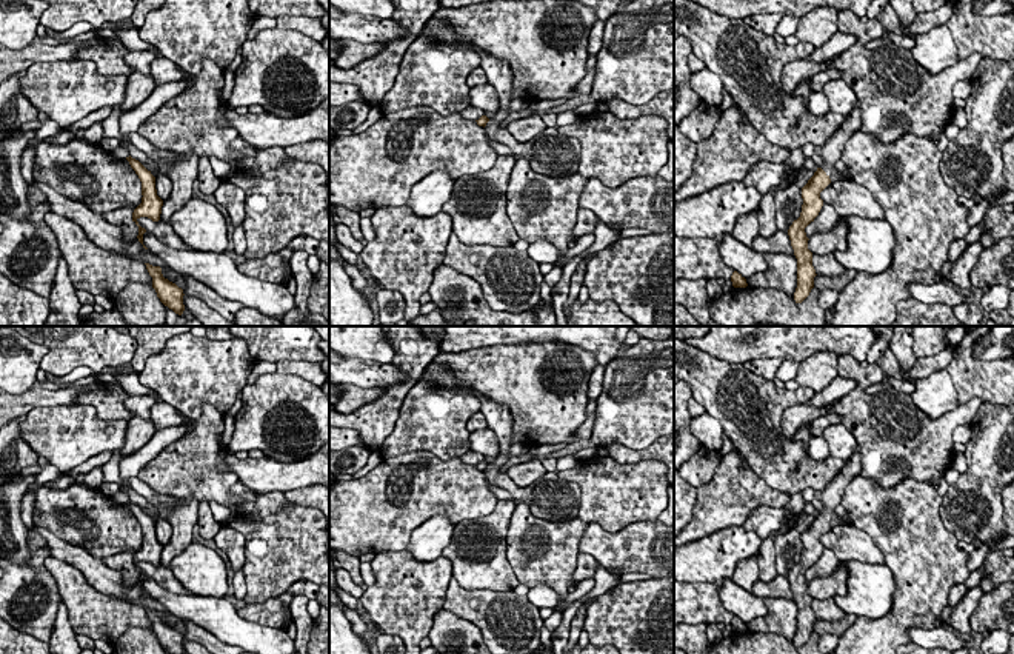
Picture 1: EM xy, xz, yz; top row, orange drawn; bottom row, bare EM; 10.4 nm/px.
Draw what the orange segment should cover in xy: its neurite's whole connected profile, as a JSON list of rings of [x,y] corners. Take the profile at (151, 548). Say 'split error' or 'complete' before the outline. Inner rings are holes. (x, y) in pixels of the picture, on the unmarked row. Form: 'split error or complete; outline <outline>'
complete; outline [[[131,500],[126,502],[131,512],[135,516],[142,526],[142,548],[132,557],[132,566],[138,571],[138,586],[143,589],[143,579],[146,577],[145,572],[138,569],[140,562],[148,562],[152,566],[160,565],[163,545],[157,540],[155,534],[155,522],[148,516],[138,505],[132,503]]]

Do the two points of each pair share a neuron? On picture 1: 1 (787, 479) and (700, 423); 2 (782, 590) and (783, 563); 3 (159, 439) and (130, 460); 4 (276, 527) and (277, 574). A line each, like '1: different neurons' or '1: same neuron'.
1: different neurons
2: different neurons
3: same neuron
4: same neuron

